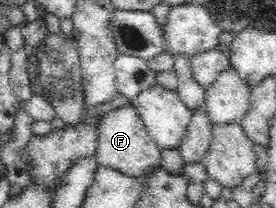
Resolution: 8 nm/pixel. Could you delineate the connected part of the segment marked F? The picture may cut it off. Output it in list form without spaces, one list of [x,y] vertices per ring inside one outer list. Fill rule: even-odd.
[[[130,104],[105,113],[95,124],[94,135],[96,136],[95,153],[98,154],[100,166],[116,168],[124,172],[124,175],[137,177],[149,168],[159,165],[162,150],[147,133],[137,109]]]

